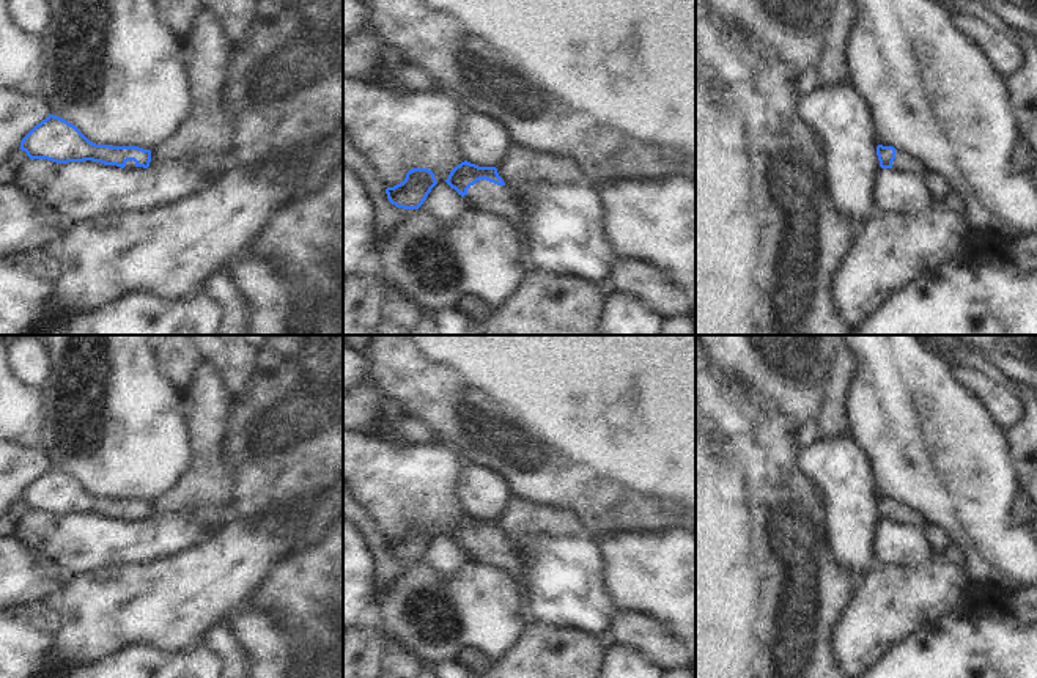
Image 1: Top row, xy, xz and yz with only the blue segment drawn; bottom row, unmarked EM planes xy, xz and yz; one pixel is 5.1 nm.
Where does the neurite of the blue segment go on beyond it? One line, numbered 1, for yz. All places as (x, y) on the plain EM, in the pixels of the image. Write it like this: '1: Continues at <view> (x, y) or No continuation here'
1: Continues at yz (902, 515)

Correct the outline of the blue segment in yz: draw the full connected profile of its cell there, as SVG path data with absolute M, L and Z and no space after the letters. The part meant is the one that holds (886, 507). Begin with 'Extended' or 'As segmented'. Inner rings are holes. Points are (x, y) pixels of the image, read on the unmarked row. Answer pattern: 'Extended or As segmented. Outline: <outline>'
Extended. Outline: M878 497L876 508L881 521L895 521L897 524L911 524L916 527L928 525L919 511L914 511L906 505L895 502L894 499Z

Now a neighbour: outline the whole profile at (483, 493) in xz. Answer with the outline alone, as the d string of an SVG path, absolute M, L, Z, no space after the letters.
M478 462L461 469L455 492L464 511L478 519L497 519L513 497L505 478Z

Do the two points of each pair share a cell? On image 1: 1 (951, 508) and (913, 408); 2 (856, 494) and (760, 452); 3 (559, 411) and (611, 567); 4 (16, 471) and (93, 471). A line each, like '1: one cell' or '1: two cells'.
1: one cell
2: two cells
3: two cells
4: two cells

